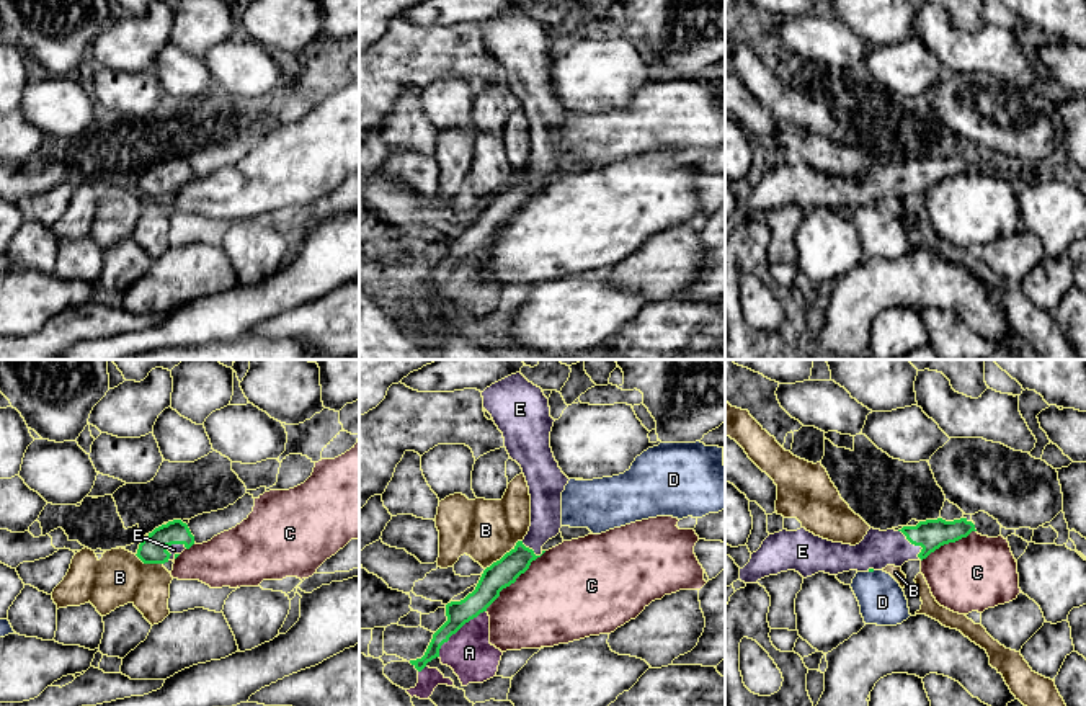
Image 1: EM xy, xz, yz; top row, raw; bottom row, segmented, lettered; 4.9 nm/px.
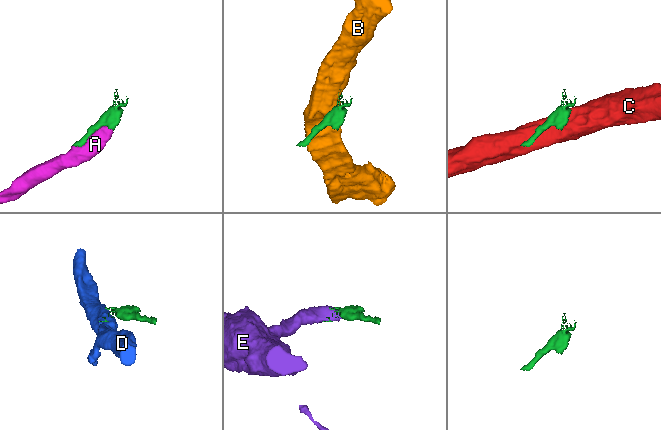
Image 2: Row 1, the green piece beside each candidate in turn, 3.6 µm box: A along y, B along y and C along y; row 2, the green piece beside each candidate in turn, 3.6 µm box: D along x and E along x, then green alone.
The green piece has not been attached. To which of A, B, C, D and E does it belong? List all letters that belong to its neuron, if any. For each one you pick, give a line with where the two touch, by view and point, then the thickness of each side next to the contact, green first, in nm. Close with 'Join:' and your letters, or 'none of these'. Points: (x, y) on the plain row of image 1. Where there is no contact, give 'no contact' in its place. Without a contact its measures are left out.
A: meets green in xz at (458, 263); 120 nm thick on the green side, 220 nm on the other
E: meets green in xy at (170, 178); 140 nm thick on the green side, 50 nm on the other
Join: A, E

